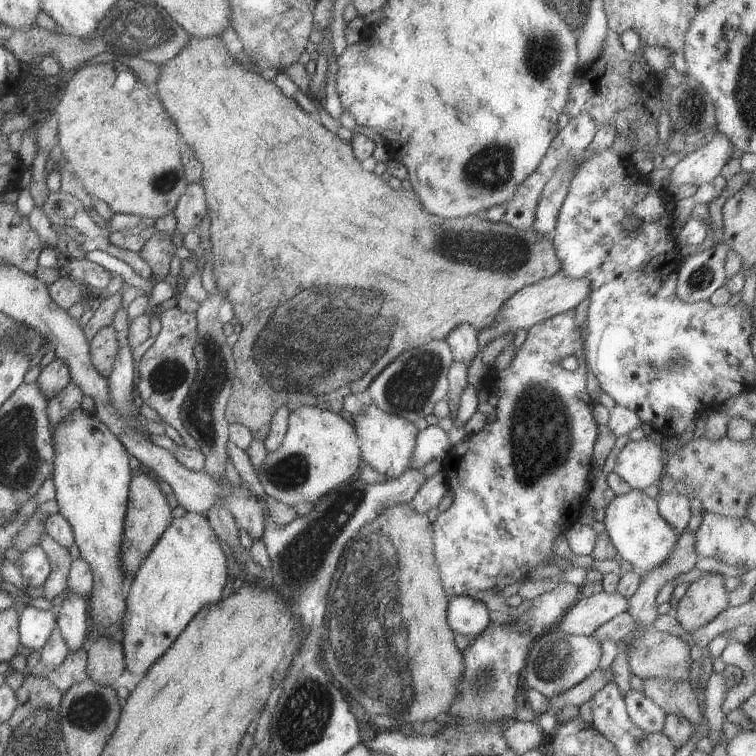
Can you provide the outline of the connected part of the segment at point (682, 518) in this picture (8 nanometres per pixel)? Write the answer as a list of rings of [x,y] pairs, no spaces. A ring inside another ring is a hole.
[[[675,490],[661,492],[657,498],[657,506],[663,520],[666,520],[680,535],[688,526],[691,518],[691,496],[681,496]]]

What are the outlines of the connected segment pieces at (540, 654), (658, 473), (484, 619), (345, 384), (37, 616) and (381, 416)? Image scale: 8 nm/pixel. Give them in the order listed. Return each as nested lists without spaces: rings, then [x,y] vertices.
[[[553,627],[531,643],[523,672],[526,686],[537,690],[547,700],[552,699],[577,686],[599,669],[602,653],[601,643],[593,635],[570,635]]]
[[[650,437],[630,441],[614,460],[614,473],[633,490],[643,491],[651,485],[659,485],[665,474],[666,452]]]
[[[470,594],[452,597],[450,600],[447,622],[454,633],[472,640],[487,630],[491,617],[485,602],[472,599]]]
[[[191,36],[189,44],[176,57],[173,57],[171,60],[168,60],[168,62],[160,65],[161,72],[156,86],[159,91],[158,96],[162,98],[161,104],[168,110],[168,112],[170,112],[170,116],[172,116],[172,120],[176,122],[180,134],[184,136],[184,142],[186,142],[188,146],[194,148],[197,160],[200,160],[200,163],[204,168],[201,184],[207,195],[207,211],[210,214],[212,222],[210,227],[210,242],[212,243],[214,276],[216,277],[218,290],[221,288],[221,292],[225,297],[224,301],[232,303],[234,306],[235,318],[237,319],[237,322],[242,325],[242,332],[239,334],[240,337],[236,344],[231,348],[233,351],[236,371],[232,393],[225,411],[225,418],[229,424],[237,423],[246,426],[246,428],[252,432],[254,439],[263,442],[269,436],[271,419],[278,408],[285,407],[291,411],[296,411],[298,408],[310,405],[311,407],[329,410],[335,414],[339,414],[343,410],[343,399],[346,396],[350,394],[356,395],[366,391],[370,387],[370,384],[380,375],[380,372],[383,372],[384,368],[387,368],[398,356],[401,356],[409,349],[417,350],[421,345],[427,344],[432,340],[445,340],[454,328],[457,328],[462,324],[472,326],[478,333],[485,330],[485,328],[489,328],[492,325],[492,322],[496,319],[498,312],[502,309],[504,302],[509,300],[514,295],[514,292],[517,292],[520,288],[531,286],[536,282],[541,282],[542,280],[557,274],[561,271],[561,263],[556,255],[556,250],[551,238],[540,235],[533,229],[522,231],[506,225],[505,223],[494,223],[478,216],[466,216],[466,218],[458,218],[458,220],[438,218],[438,258],[436,258],[436,216],[432,216],[430,212],[426,212],[426,210],[422,208],[422,202],[420,202],[420,198],[416,196],[416,192],[414,192],[414,190],[392,190],[389,186],[389,182],[386,182],[384,178],[377,176],[374,172],[366,171],[362,167],[362,162],[355,156],[353,147],[350,143],[340,139],[338,135],[333,134],[330,130],[327,130],[316,116],[302,110],[294,98],[290,99],[288,96],[285,96],[273,82],[266,81],[262,78],[260,75],[261,70],[253,71],[252,69],[248,69],[244,66],[244,62],[246,62],[244,56],[230,53],[227,48],[223,46],[223,41],[220,37],[198,39]]]
[[[27,607],[19,614],[21,644],[34,651],[39,651],[46,645],[54,628],[57,628],[57,615],[52,610]]]
[[[371,403],[366,406],[363,414],[355,416],[354,426],[360,440],[362,464],[370,466],[388,479],[400,478],[404,472],[414,469],[411,459],[419,434],[414,423],[397,415],[388,415]]]

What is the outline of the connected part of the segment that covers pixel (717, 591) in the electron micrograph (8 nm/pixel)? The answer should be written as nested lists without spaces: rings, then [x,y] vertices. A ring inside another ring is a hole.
[[[704,572],[693,575],[690,580],[690,587],[678,602],[677,620],[680,625],[688,632],[692,633],[696,628],[709,624],[716,616],[719,616],[728,606],[728,594],[725,584],[726,577],[720,573]]]

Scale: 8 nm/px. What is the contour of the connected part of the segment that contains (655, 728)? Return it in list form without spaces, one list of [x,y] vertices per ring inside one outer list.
[[[630,690],[623,696],[628,715],[634,724],[648,733],[663,732],[667,714],[642,692]]]

